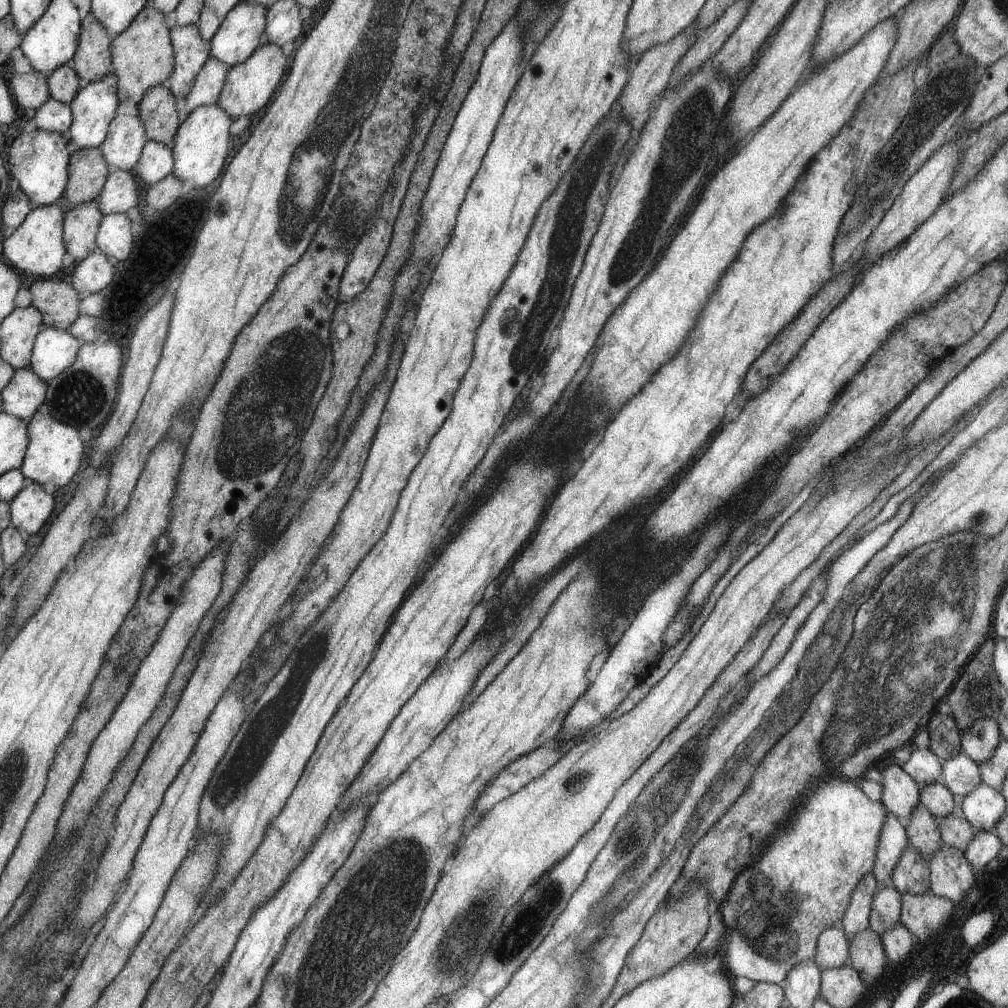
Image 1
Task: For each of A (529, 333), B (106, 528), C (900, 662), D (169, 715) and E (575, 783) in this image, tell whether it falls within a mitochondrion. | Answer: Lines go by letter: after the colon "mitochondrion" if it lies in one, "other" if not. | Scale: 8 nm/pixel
A: mitochondrion
B: other
C: mitochondrion
D: other
E: mitochondrion

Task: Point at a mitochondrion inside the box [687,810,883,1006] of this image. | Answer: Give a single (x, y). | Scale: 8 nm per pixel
(768, 924)

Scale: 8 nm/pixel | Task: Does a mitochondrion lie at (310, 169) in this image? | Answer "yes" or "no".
yes

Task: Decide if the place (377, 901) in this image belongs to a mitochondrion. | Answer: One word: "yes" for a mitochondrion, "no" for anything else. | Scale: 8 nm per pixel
yes

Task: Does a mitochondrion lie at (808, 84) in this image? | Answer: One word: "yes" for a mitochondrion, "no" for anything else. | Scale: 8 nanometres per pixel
no

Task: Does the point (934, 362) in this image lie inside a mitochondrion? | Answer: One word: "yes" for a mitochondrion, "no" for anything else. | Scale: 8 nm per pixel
no

